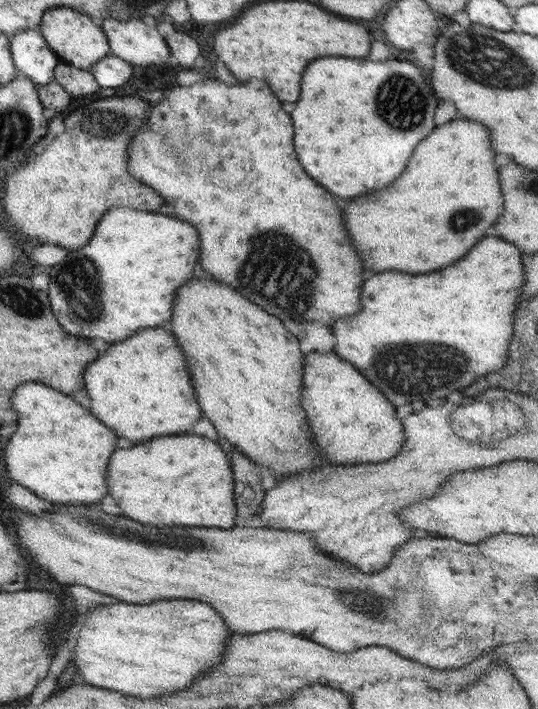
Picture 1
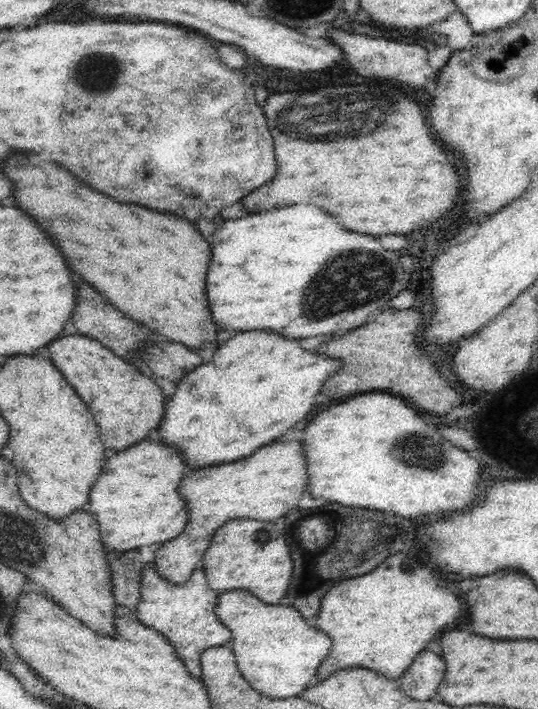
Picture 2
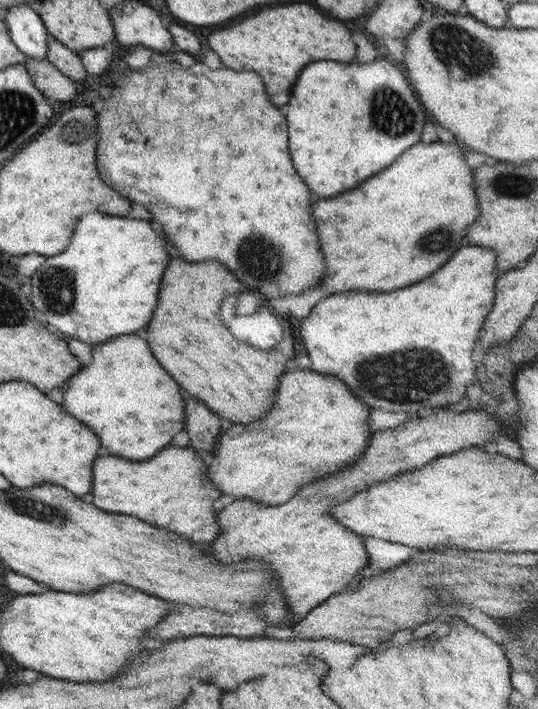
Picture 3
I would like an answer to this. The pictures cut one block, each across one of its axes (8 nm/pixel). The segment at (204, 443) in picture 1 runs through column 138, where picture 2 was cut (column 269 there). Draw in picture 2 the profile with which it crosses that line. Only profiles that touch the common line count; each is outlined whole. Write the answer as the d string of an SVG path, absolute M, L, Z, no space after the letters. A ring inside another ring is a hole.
M296 440L272 442L238 462L204 467L192 472L179 488L186 501L186 507L188 507L188 522L184 530L176 535L176 538L152 548L150 552L152 563L158 574L174 584L182 584L188 580L195 567L201 565L210 540L224 522L228 522L232 518L256 518L262 522L274 522L276 518L298 508L298 500L306 492L306 484L308 484L308 470L304 466L304 456L300 454L300 448L302 446Z

